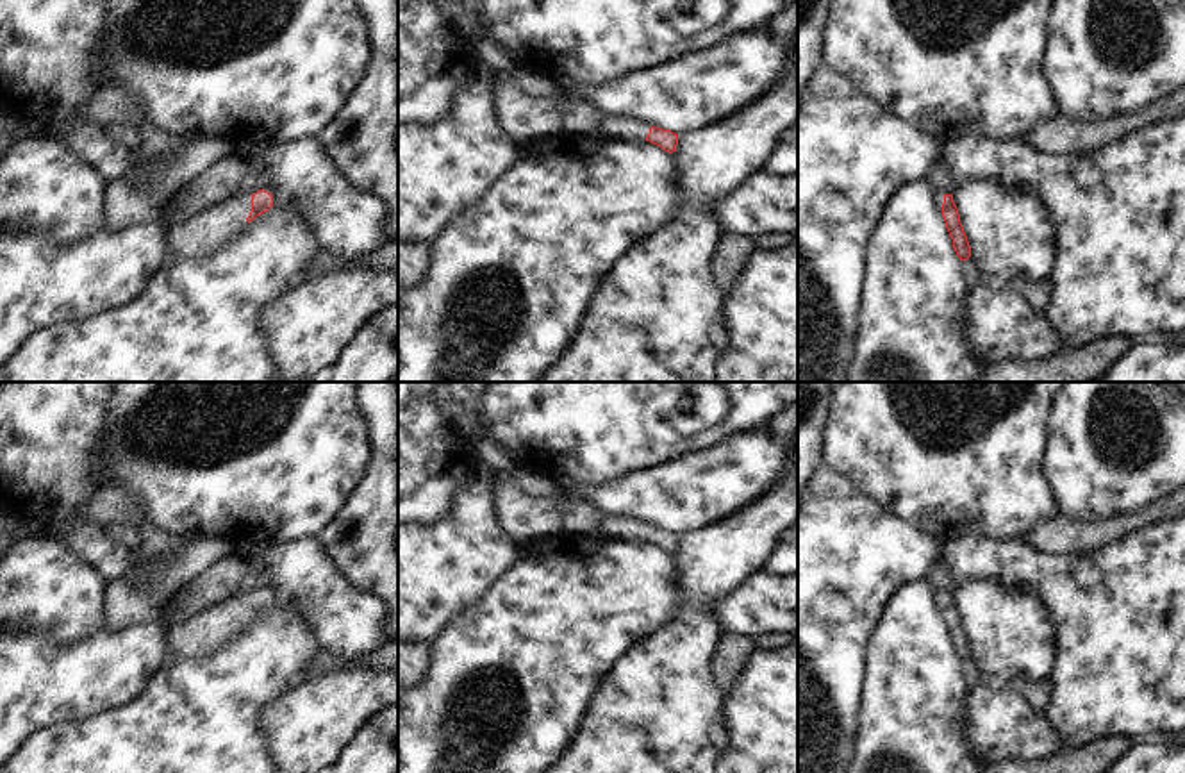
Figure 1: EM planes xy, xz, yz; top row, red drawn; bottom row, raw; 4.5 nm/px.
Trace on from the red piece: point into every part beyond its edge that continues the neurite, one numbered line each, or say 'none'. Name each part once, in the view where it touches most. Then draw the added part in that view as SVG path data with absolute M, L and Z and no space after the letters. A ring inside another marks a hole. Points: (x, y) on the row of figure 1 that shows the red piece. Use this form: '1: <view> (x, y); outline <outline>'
1: xy (198, 236); outline M236 193L180 223L162 225L168 252L184 259L209 257L239 236L248 223L250 212L252 195Z

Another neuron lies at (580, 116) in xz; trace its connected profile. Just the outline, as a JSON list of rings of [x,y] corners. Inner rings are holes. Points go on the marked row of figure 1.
[[[566,96],[566,104],[562,127],[571,134],[594,134],[600,121],[607,116],[592,102],[578,96]]]

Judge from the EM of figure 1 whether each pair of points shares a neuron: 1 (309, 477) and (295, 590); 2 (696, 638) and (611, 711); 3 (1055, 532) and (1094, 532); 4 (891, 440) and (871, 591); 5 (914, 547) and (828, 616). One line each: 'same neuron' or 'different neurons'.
1: different neurons
2: same neuron
3: same neuron
4: different neurons
5: same neuron

